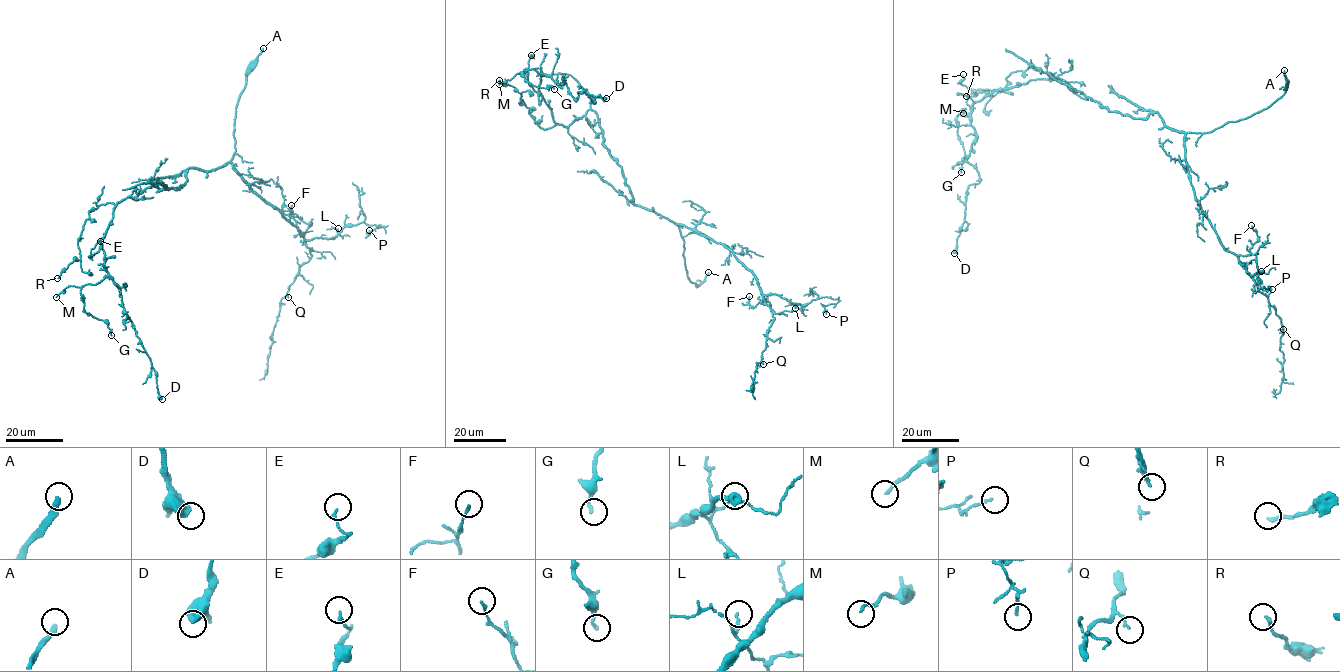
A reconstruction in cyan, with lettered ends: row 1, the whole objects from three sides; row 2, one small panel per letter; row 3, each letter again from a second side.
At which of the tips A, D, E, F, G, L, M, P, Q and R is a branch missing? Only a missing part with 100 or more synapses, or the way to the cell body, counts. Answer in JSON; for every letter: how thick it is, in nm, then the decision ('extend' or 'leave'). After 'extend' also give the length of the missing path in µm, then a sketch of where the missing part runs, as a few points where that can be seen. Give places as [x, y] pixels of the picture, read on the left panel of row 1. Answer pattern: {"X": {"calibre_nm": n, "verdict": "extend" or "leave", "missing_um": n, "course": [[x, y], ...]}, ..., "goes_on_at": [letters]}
{"A": {"calibre_nm": 260, "verdict": "extend", "missing_um": 20, "course": [[263, 48], [301, 22]]}, "D": {"calibre_nm": 550, "verdict": "leave"}, "E": {"calibre_nm": 150, "verdict": "leave"}, "F": {"calibre_nm": 120, "verdict": "leave"}, "G": {"calibre_nm": 160, "verdict": "leave"}, "L": {"calibre_nm": 110, "verdict": "leave"}, "M": {"calibre_nm": 170, "verdict": "leave"}, "P": {"calibre_nm": 110, "verdict": "leave"}, "Q": {"calibre_nm": 110, "verdict": "leave"}, "R": {"calibre_nm": 190, "verdict": "leave"}, "goes_on_at": ["A"]}

